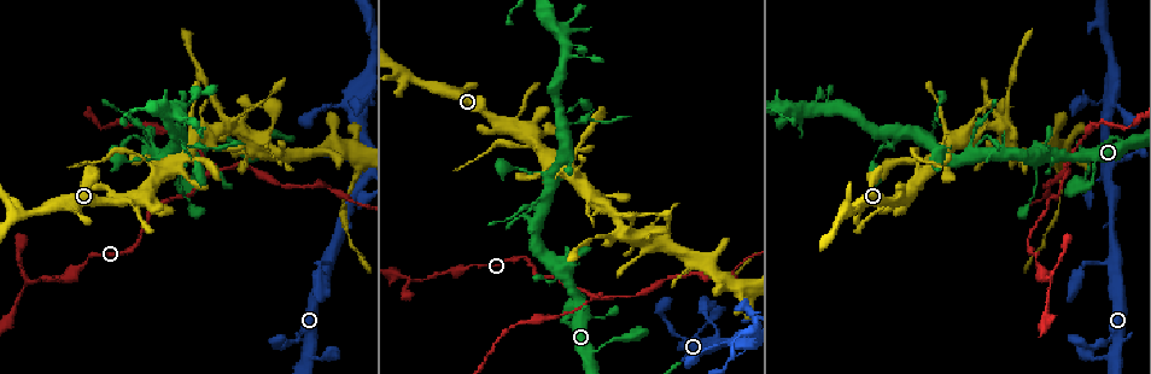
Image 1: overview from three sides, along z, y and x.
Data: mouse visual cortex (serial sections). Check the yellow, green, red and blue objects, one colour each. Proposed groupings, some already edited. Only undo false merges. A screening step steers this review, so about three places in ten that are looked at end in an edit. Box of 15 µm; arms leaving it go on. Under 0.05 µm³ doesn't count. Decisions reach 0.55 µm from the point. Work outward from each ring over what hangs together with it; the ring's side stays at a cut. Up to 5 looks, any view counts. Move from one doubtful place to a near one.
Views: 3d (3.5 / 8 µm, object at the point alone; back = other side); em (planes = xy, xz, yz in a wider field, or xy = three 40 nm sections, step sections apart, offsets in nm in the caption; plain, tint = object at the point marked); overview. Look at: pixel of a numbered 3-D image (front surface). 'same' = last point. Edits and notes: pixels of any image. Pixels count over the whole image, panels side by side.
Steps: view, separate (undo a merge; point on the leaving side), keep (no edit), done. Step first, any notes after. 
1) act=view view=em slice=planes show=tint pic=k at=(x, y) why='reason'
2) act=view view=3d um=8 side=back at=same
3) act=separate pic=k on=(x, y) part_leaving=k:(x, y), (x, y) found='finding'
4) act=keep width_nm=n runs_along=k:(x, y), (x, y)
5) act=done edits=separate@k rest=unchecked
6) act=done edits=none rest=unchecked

act=view view=3d um=3.5 side=back pic=1 at=(1069, 169) why='arms part here'

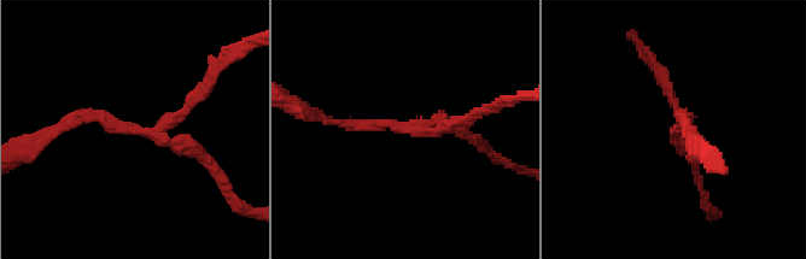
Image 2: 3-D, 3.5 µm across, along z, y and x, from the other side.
act=view view=em slice=xy step=1 show=tint pic=2 at=(427, 133) arms=3 arm_widths_nm=150,150,150

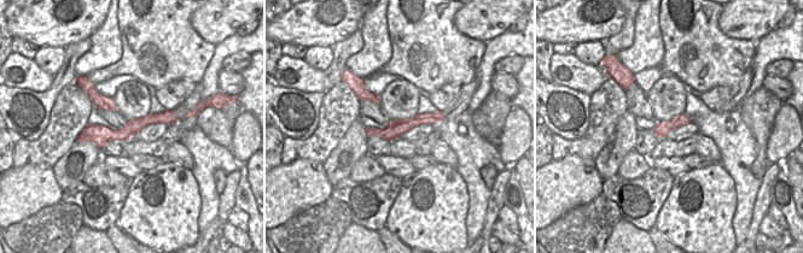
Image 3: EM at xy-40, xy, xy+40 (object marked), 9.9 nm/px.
act=keep runs_along=3:(173, 118), (81, 139) found='one cell here'

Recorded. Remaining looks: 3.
act=view view=em slice=xy step=1 show=tint pic=1 at=(1036, 165) why='two arms at a narrow angle'

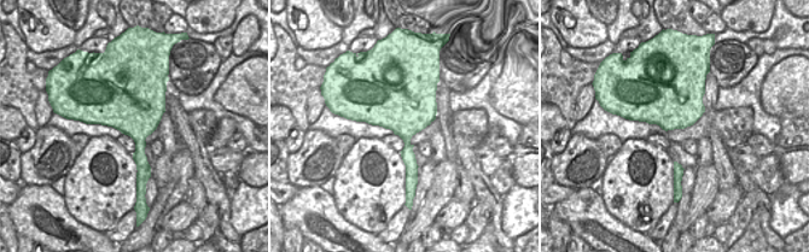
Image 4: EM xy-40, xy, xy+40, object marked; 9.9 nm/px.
act=view view=3d um=3.5 at=same

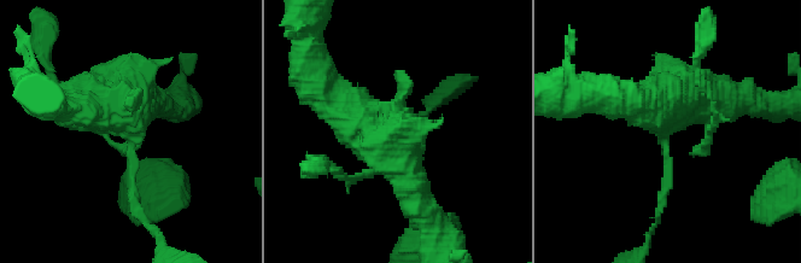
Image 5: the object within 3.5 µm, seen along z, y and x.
act=keep found='continuous, no second cell'

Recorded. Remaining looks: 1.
act=done edits=none rest=unchecked

